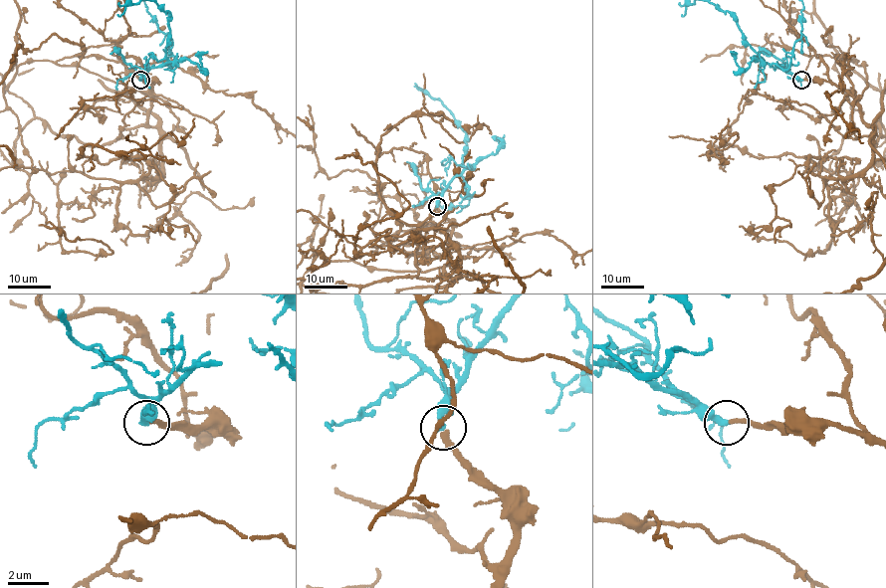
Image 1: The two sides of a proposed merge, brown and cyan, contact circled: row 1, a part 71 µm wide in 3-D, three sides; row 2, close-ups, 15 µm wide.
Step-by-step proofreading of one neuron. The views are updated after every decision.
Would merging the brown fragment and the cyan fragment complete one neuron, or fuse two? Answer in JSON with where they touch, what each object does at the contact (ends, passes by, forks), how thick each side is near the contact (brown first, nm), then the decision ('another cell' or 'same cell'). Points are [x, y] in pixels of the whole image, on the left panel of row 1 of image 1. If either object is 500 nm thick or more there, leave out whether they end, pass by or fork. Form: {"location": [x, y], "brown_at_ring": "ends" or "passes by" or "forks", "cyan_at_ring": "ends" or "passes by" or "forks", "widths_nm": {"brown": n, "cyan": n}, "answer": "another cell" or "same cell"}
{"location": [140, 80], "brown_at_ring": "ends", "cyan_at_ring": "ends", "widths_nm": {"brown": 280, "cyan": 320}, "answer": "same cell"}

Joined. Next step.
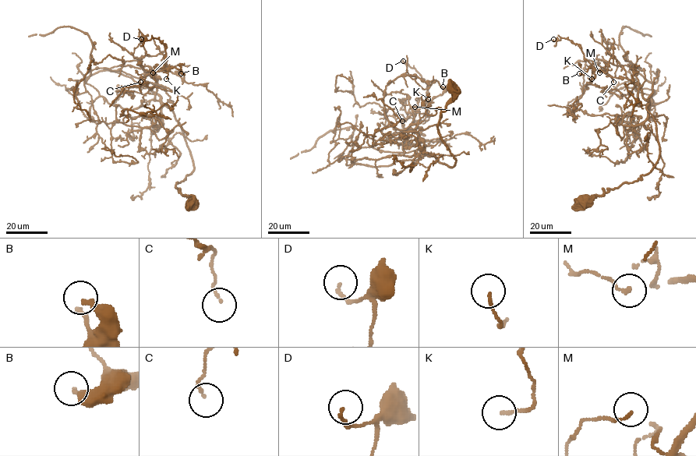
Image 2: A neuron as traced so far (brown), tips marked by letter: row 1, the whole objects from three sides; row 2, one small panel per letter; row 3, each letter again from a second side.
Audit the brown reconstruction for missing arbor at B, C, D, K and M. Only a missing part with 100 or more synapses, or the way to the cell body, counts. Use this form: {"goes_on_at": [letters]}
{"goes_on_at": []}

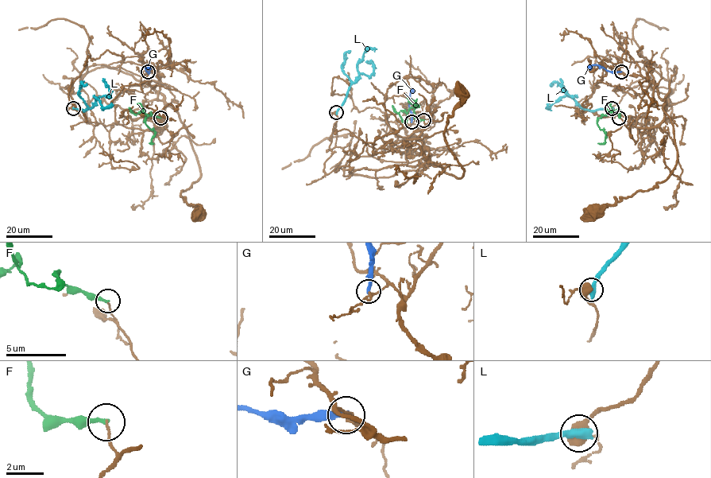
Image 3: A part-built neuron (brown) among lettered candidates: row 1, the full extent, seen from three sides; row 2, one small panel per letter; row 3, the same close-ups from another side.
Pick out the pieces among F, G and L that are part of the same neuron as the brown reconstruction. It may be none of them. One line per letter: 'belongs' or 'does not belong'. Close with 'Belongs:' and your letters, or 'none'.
F: does not belong
G: does not belong
L: does not belong
Belongs: none

